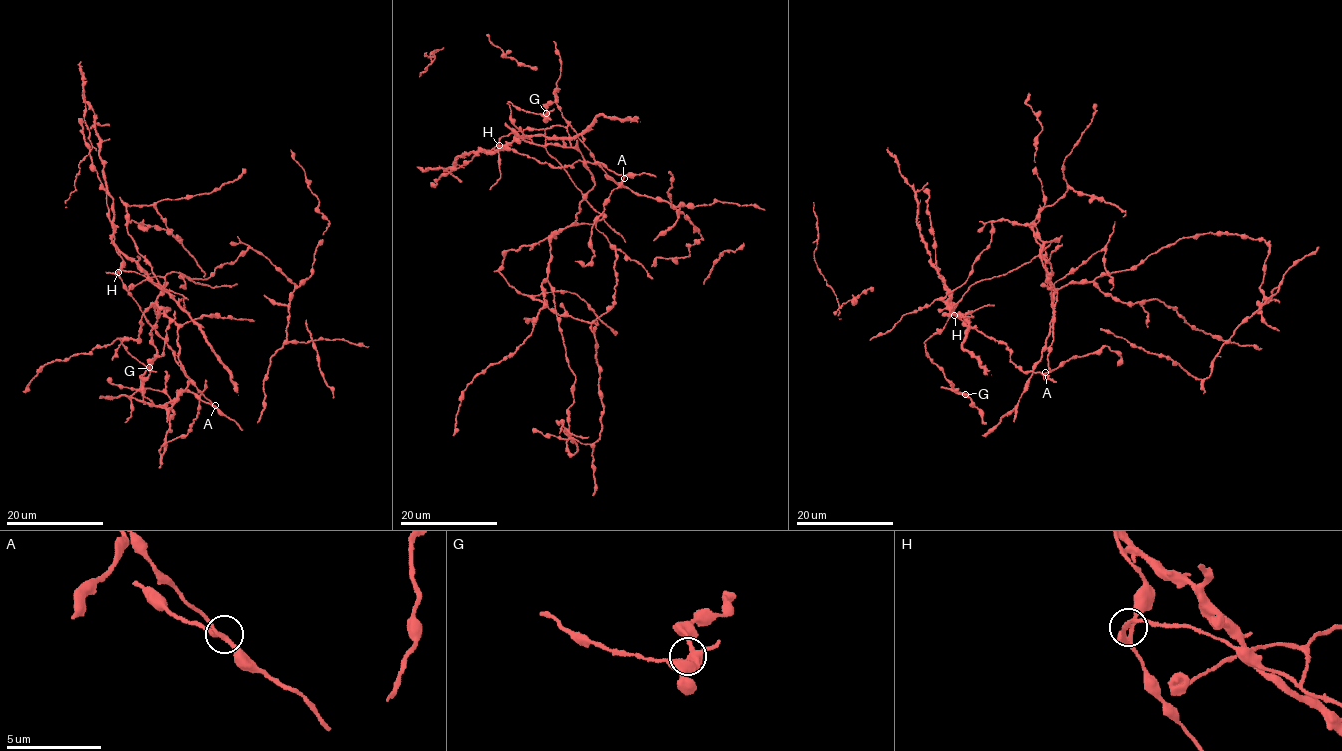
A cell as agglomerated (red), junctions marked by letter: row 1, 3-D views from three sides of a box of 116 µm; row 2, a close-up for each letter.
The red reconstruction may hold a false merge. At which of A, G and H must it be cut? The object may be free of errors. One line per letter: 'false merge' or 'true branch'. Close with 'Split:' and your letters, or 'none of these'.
A: true branch
G: true branch
H: false merge
Split: H

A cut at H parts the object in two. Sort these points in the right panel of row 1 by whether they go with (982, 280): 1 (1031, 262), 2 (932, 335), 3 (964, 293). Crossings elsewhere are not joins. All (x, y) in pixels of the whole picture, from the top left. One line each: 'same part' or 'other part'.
1: same part
2: same part
3: same part

